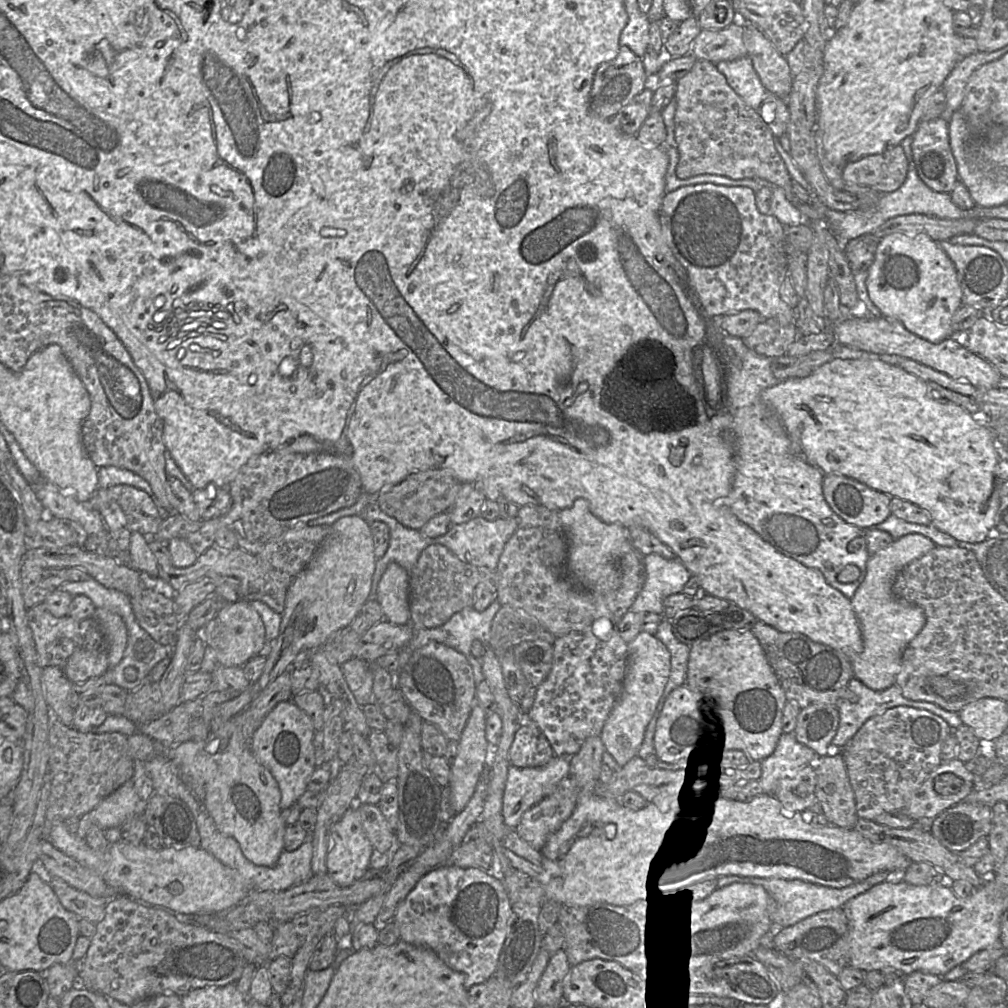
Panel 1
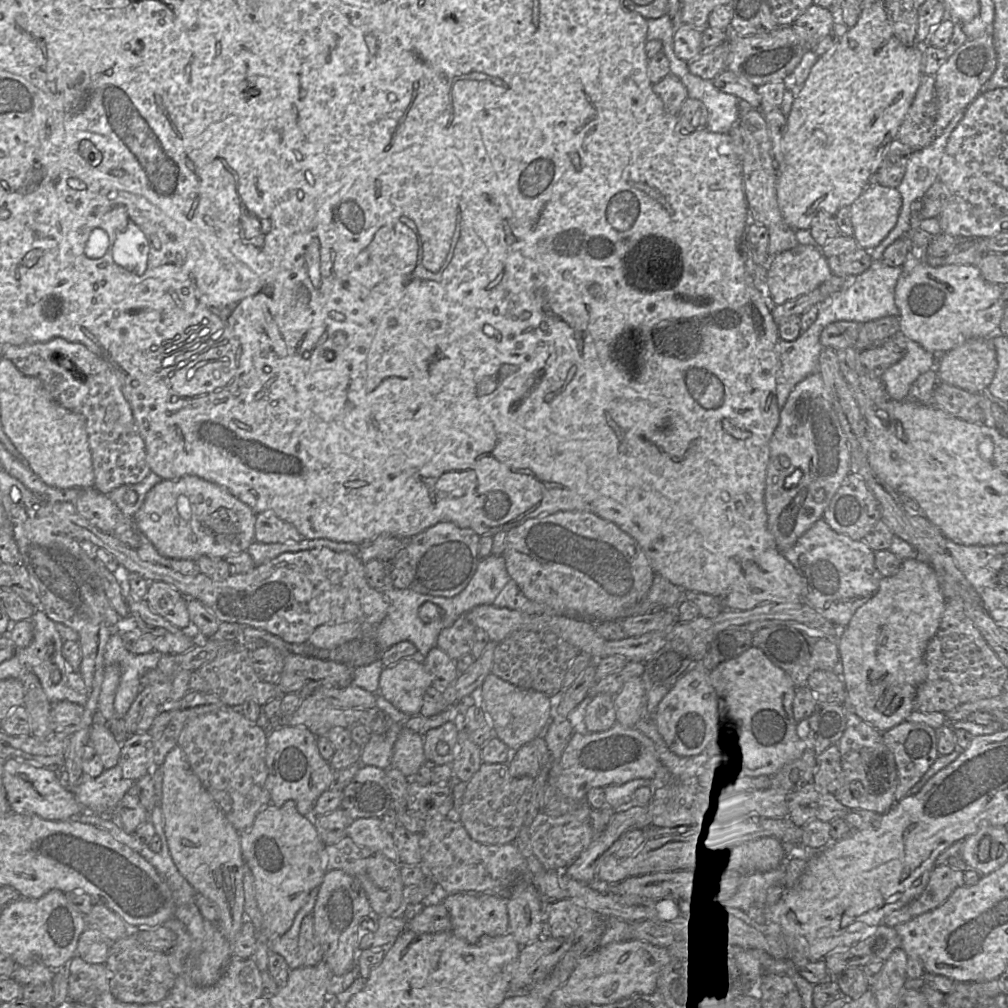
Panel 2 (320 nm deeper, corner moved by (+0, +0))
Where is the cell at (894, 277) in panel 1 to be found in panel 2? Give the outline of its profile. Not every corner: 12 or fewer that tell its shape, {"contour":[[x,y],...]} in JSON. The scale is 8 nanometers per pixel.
{"contour":[[910,249],[900,334],[943,354],[999,332],[1003,286]]}

